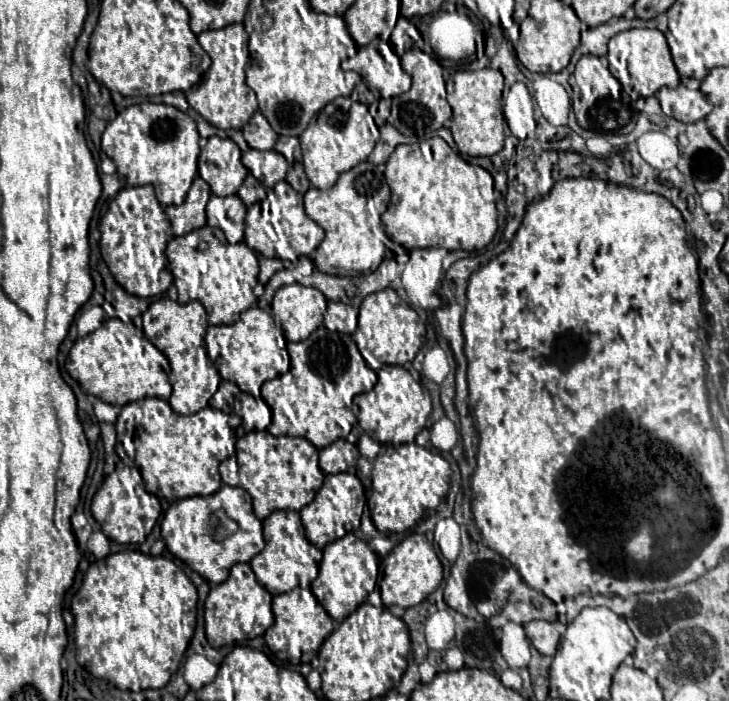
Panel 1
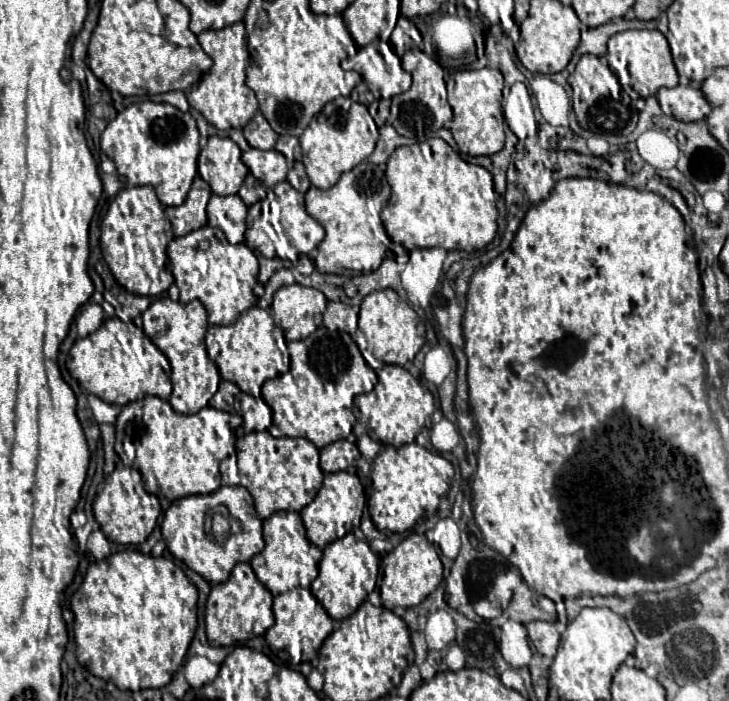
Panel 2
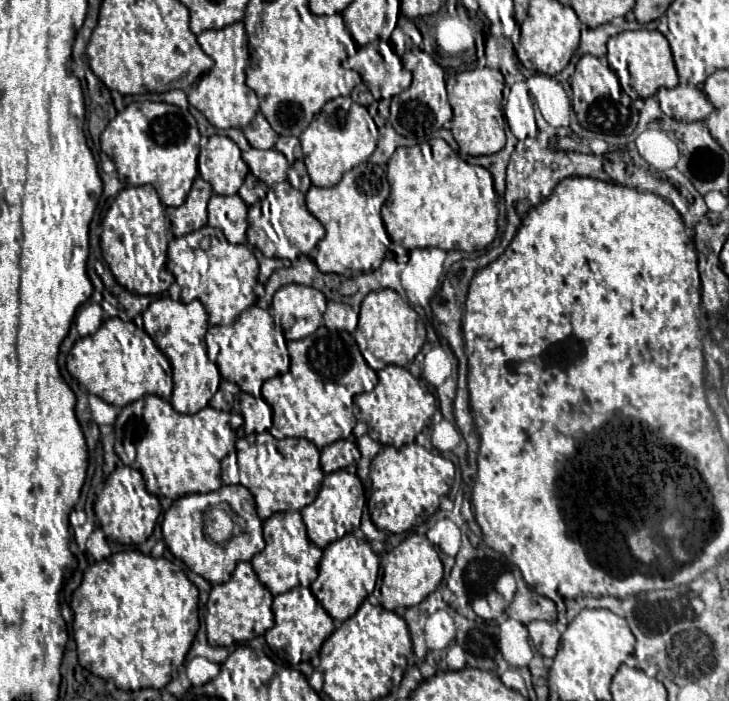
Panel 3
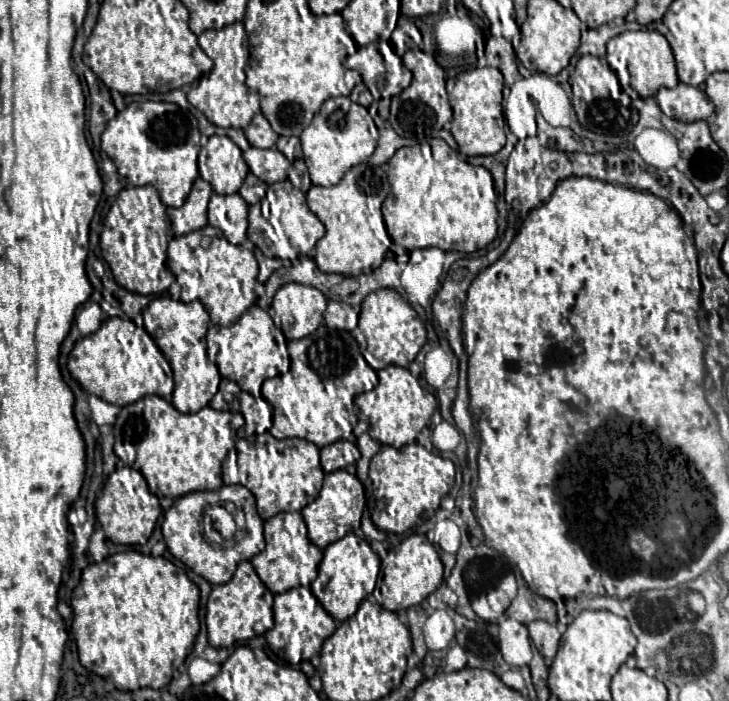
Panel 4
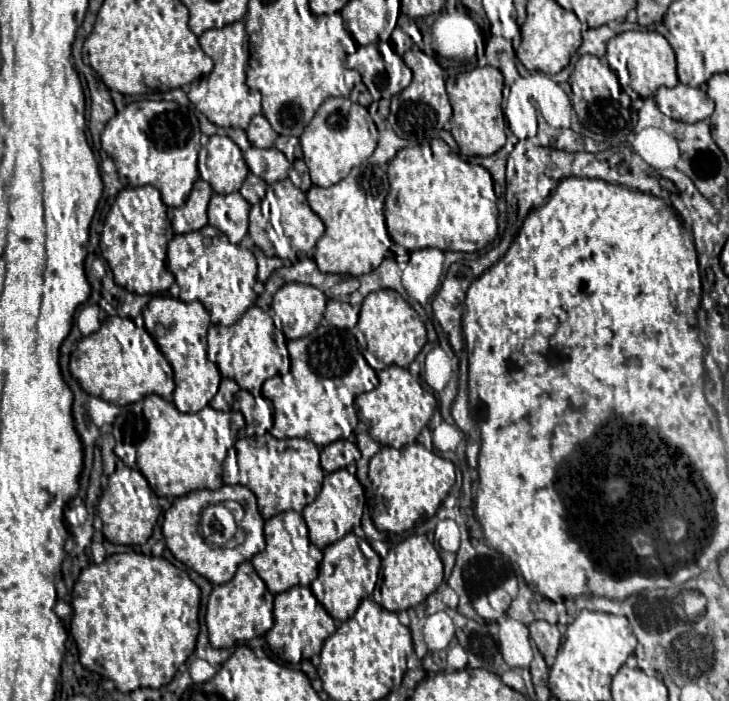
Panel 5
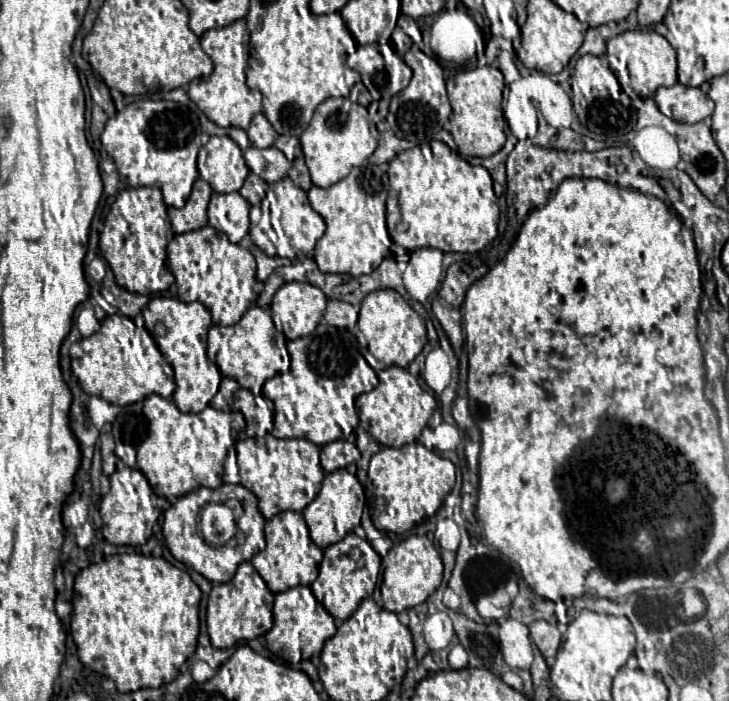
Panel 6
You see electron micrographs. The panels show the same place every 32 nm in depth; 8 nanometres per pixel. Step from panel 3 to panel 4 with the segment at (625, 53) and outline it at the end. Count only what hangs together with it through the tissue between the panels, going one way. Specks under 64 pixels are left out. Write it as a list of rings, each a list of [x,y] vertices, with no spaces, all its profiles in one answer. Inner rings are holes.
[[[638,30],[638,32],[622,32],[608,42],[608,64],[616,72],[622,90],[632,100],[650,98],[658,92],[660,86],[674,88],[678,84],[676,62],[672,56],[672,48],[668,40],[656,30]]]

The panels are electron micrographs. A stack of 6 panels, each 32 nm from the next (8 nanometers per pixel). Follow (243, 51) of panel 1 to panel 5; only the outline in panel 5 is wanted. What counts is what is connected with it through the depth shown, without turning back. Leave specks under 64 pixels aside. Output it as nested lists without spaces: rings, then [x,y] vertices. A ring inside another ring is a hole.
[[[234,22],[228,24],[220,30],[206,30],[200,36],[200,46],[202,50],[212,58],[214,70],[210,76],[204,76],[196,82],[190,84],[188,98],[190,102],[216,126],[222,128],[248,128],[252,116],[256,116],[262,106],[260,106],[260,94],[250,94],[250,88],[246,85],[246,66],[249,61],[248,32],[245,23]]]

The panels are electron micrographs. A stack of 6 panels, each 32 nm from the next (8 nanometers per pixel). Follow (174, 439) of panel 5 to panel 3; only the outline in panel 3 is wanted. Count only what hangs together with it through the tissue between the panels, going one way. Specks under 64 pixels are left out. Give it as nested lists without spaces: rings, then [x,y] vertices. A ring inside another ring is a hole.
[[[146,396],[144,400],[122,408],[114,426],[130,426],[128,434],[132,436],[132,442],[127,438],[117,439],[114,450],[124,465],[134,466],[142,472],[150,492],[156,488],[160,496],[176,500],[184,494],[212,492],[222,486],[220,462],[235,450],[236,430],[242,424],[242,416],[236,413],[206,406],[196,414],[180,414],[168,400]],[[140,416],[144,420],[144,436],[138,440]]]

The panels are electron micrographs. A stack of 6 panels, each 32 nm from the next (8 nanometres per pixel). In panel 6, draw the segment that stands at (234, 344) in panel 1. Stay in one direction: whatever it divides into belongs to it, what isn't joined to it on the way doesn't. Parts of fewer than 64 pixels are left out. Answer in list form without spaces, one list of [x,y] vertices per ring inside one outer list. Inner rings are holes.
[[[260,306],[248,308],[242,320],[234,326],[212,325],[207,336],[207,348],[219,348],[216,364],[222,376],[234,378],[242,388],[250,390],[252,394],[262,394],[262,384],[266,382],[266,378],[289,372],[290,356],[286,344],[286,337],[275,328],[269,310]]]

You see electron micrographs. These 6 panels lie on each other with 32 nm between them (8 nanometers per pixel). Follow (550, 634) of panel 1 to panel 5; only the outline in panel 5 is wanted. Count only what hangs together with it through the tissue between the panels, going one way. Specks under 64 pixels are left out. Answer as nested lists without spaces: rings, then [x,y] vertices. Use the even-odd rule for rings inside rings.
[[[536,620],[528,628],[530,628],[530,638],[534,640],[534,644],[542,652],[542,656],[554,658],[560,648],[560,638],[562,638],[560,630],[556,626],[548,624],[546,620]]]

